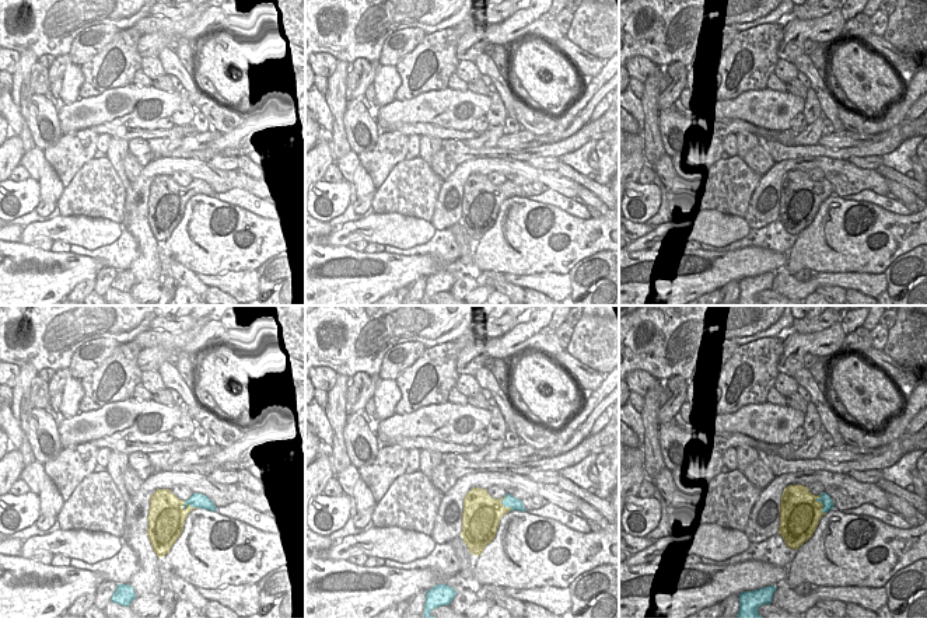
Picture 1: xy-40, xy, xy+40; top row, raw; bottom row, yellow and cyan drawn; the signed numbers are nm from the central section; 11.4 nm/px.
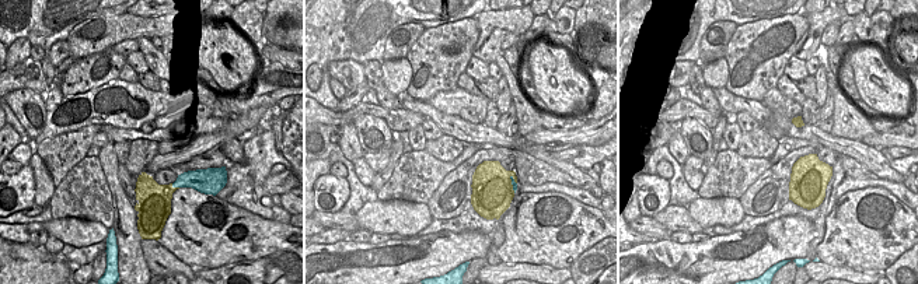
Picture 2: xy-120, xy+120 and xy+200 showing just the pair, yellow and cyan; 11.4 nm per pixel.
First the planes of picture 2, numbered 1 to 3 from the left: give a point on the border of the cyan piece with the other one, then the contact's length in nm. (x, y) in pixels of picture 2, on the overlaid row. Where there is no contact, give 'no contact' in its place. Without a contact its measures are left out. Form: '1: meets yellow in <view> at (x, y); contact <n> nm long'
1: meets yellow in xy-120 at (175, 188); contact 110 nm long
2: meets yellow in xy+120 at (510, 183); contact 220 nm long
3: no contact

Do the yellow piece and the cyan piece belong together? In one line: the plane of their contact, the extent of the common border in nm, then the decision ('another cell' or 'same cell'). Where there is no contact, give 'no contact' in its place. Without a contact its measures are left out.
xy+40 | 240 nm | another cell

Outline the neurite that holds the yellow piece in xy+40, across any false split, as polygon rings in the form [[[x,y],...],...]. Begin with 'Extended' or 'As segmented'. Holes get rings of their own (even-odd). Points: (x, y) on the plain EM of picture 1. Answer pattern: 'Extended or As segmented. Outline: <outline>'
As segmented. Outline: [[[790,171],[784,175],[779,220],[788,234],[798,235],[814,221],[821,203],[826,200],[819,184],[821,181],[812,181],[804,171]]]

